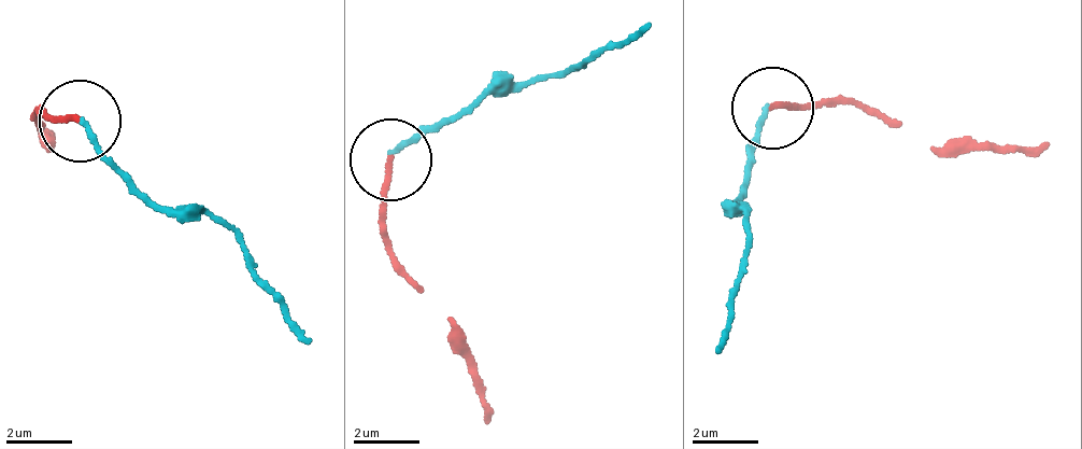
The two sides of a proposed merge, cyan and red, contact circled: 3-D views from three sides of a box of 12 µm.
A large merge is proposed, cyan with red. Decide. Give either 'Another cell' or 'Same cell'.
Same cell

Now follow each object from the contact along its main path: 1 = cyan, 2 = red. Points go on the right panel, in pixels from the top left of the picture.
1: (766, 106), (758, 149), (736, 207), (754, 211), (743, 240), (739, 282), (713, 354)
2: (773, 104), (842, 99), (930, 150), (1048, 141)

